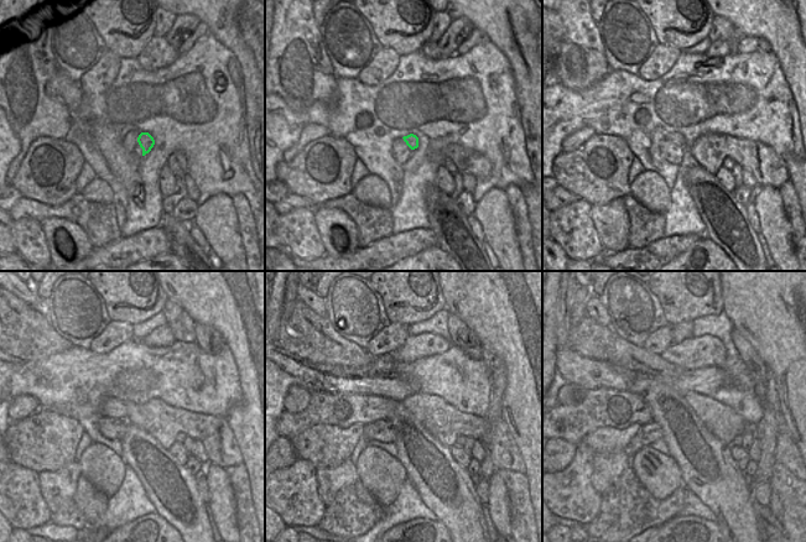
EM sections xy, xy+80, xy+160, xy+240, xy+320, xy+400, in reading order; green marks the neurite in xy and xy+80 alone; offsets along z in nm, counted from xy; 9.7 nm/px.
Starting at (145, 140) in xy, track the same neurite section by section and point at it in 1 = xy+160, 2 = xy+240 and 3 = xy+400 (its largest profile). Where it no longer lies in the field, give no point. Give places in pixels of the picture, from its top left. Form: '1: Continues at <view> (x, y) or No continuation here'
1: Continues at xy+160 (675, 137)
2: Continues at xy+240 (110, 407)
3: Continues at xy+400 (601, 407).

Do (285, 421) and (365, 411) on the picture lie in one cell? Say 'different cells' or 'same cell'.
same cell

